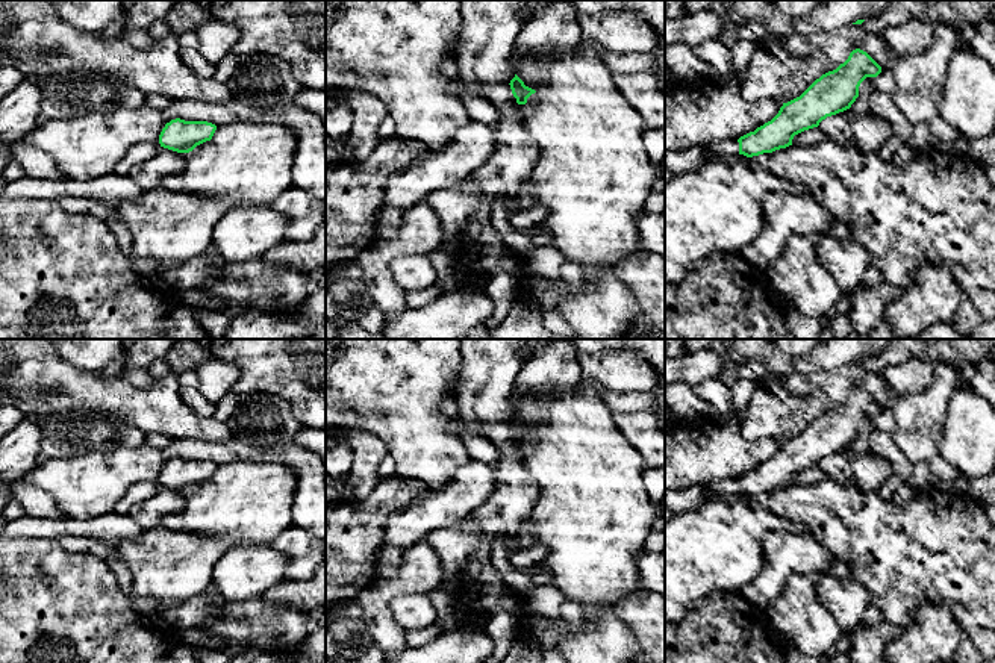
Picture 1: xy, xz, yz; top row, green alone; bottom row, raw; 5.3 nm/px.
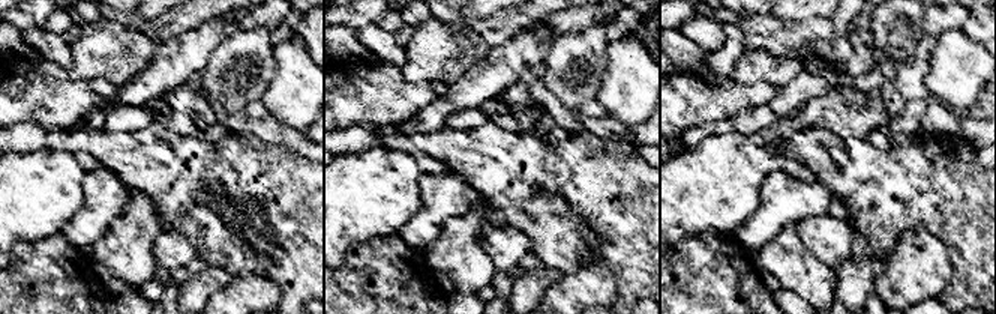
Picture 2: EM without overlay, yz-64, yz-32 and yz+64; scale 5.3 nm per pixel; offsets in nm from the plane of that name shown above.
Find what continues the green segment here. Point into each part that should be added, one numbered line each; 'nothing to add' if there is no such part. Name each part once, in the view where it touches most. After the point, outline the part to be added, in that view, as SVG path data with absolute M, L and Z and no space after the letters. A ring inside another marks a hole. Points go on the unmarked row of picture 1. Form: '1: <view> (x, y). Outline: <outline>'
1: yz (724, 486). Outline: M728 478L728 480L709 483L704 486L704 492L709 495L739 493L739 481L735 478Z

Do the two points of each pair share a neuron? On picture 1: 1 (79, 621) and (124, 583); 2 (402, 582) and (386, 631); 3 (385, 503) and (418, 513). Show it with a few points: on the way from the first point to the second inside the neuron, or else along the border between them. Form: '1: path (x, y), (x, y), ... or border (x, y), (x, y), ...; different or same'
1: border (99, 557), (129, 598), (135, 615); different
2: path (389, 592), (382, 600), (382, 619); same
3: border (427, 488), (411, 503), (389, 515), (382, 539); different

